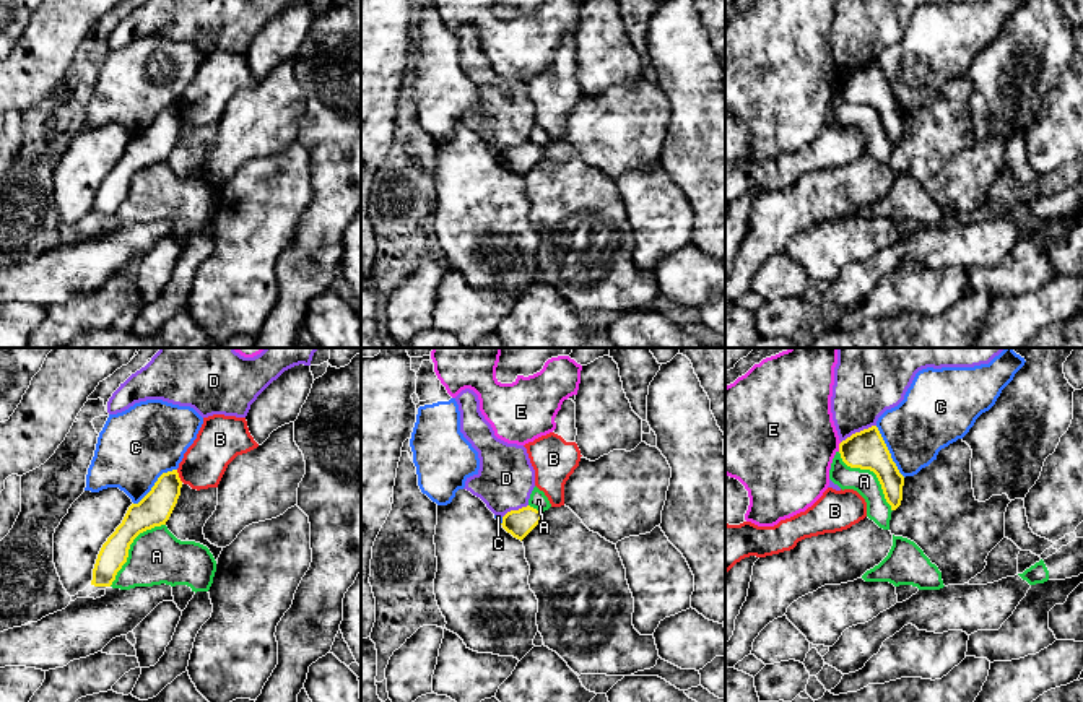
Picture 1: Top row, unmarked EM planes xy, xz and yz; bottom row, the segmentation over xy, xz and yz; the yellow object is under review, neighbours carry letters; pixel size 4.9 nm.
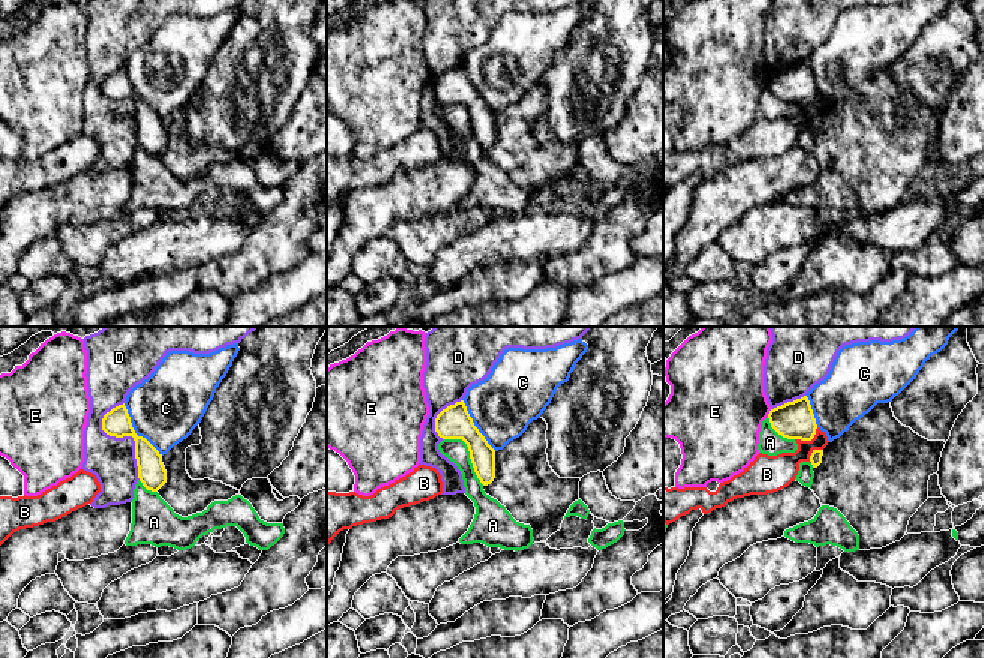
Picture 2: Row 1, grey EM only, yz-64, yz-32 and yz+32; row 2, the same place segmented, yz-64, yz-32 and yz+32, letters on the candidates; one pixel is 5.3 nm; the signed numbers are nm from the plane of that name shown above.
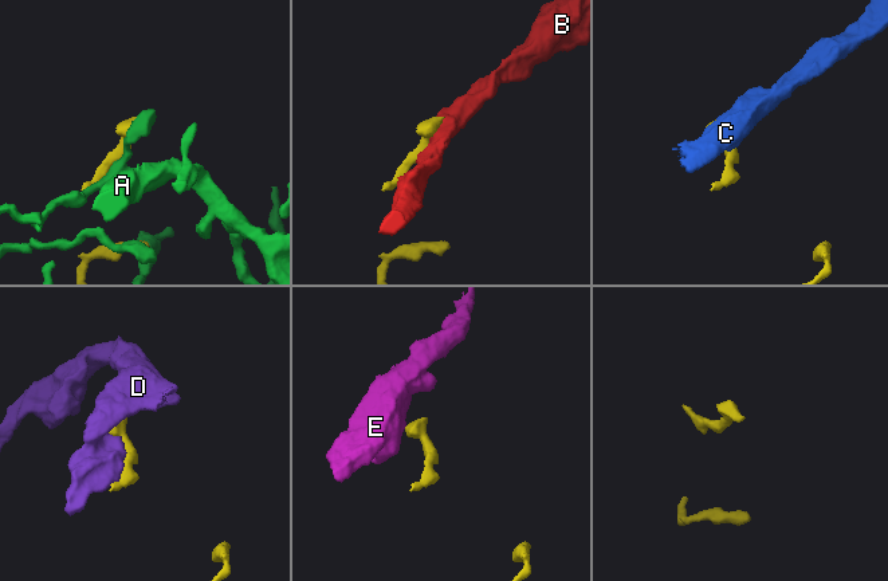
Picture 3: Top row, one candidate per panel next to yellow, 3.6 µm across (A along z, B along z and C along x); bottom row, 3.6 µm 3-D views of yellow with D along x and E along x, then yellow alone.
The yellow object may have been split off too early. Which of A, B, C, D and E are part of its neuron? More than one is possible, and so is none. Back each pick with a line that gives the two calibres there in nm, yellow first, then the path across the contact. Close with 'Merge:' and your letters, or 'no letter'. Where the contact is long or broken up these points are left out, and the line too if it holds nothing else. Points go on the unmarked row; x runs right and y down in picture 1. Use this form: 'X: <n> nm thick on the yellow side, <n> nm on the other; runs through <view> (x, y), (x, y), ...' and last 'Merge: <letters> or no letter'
A: 160 nm thick on the yellow side, 280 nm on the other
Merge: A

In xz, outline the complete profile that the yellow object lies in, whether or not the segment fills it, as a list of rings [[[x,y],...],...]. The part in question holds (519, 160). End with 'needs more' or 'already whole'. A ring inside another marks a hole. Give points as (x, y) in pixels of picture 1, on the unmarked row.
[[[537,122],[533,124],[528,141],[511,146],[502,153],[502,164],[517,176],[524,176],[543,154],[543,148],[551,143],[548,133]]]; needs more

